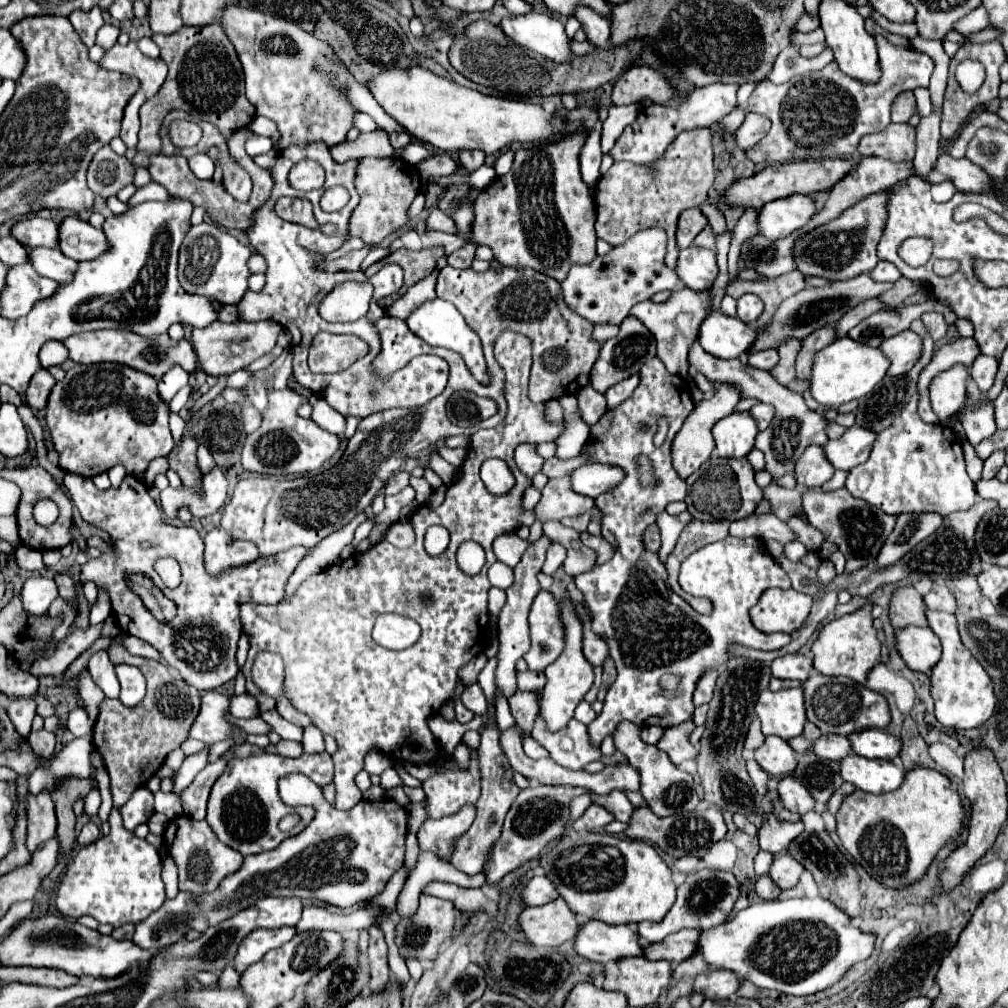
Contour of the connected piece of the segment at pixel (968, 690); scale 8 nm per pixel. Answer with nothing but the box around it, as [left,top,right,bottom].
[925,611,997,729]

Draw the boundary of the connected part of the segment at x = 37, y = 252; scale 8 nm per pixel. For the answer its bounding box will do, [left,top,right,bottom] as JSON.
[29,249,77,281]

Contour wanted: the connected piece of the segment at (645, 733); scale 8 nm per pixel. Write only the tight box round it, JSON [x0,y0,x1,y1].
[641,727,663,745]

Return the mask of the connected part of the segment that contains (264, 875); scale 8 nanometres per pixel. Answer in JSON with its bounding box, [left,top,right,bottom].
[133,775,407,949]

